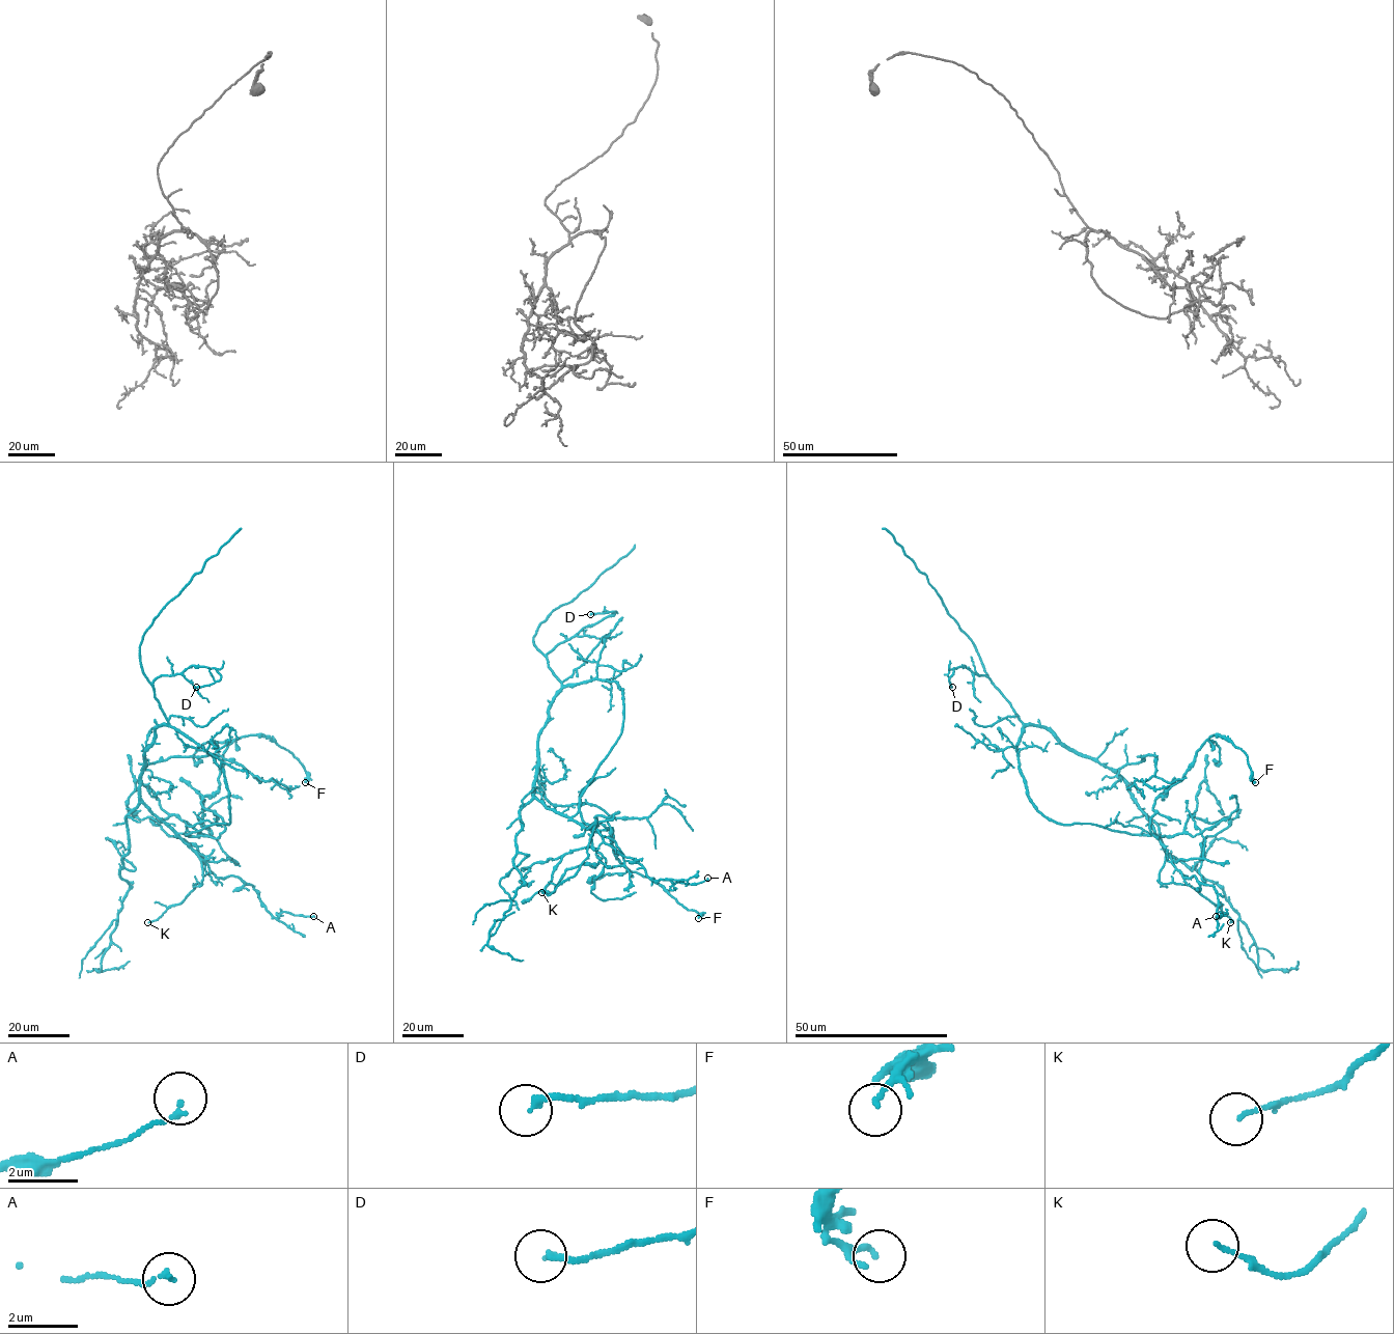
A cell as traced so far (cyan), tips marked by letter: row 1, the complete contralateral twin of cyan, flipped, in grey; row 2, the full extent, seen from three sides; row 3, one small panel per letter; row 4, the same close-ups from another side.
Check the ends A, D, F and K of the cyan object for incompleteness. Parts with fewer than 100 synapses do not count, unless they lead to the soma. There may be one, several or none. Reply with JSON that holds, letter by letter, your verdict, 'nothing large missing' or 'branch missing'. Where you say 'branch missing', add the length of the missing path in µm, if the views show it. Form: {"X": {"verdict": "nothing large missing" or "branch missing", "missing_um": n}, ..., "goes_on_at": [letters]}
{"A": {"verdict": "nothing large missing"}, "D": {"verdict": "nothing large missing"}, "F": {"verdict": "nothing large missing"}, "K": {"verdict": "nothing large missing"}, "goes_on_at": []}

